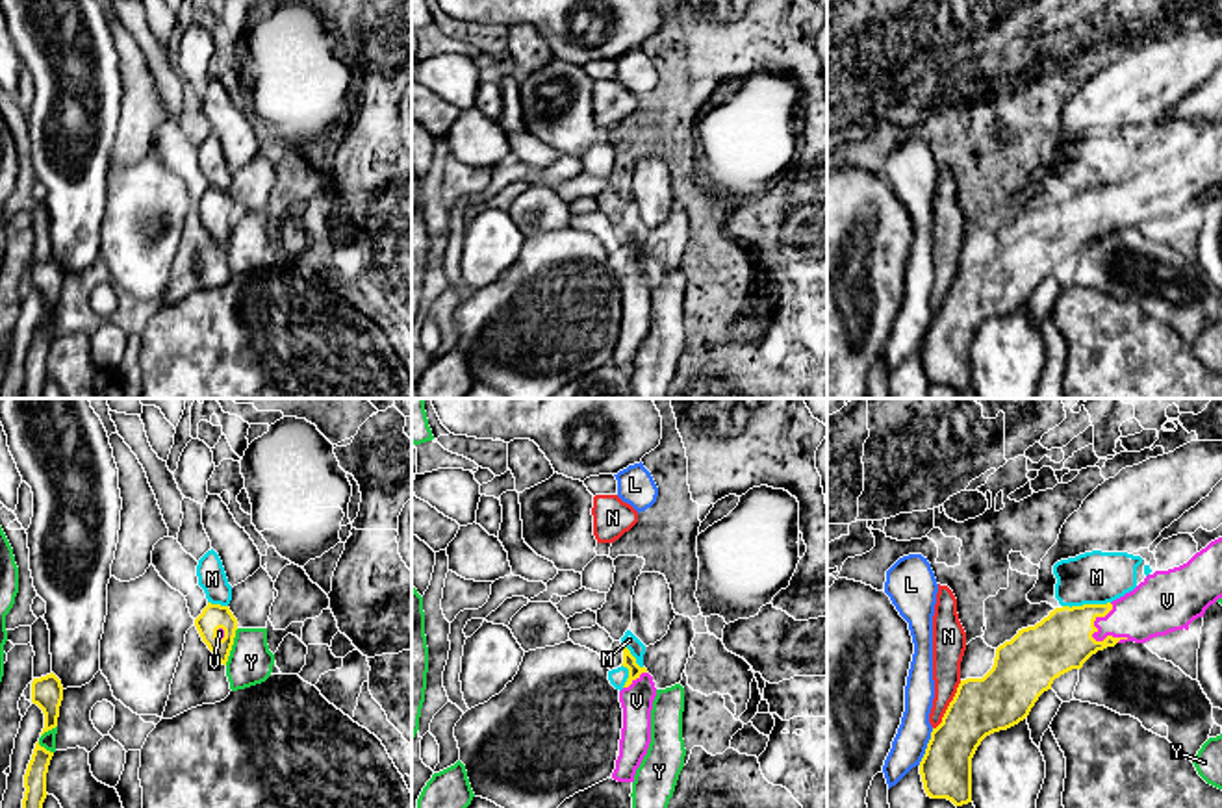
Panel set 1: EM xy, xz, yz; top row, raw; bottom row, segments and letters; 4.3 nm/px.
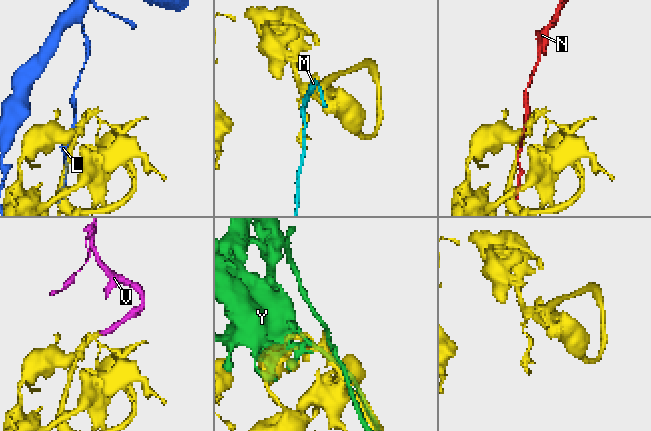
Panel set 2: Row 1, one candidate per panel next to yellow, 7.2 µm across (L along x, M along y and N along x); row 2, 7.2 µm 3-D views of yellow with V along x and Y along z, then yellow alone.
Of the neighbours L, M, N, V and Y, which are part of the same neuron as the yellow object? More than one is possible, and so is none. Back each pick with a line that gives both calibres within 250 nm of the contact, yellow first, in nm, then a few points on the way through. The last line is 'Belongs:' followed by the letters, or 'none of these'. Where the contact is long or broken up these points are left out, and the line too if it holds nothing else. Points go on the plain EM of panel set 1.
V: calibres 260 and 240 nm; way yz (1061, 227), (1083, 215), (1094, 204), (1128, 204), (1150, 195)
Belongs: V

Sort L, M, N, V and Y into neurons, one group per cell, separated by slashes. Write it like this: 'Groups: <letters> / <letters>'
Groups: L / M Y / N / V

